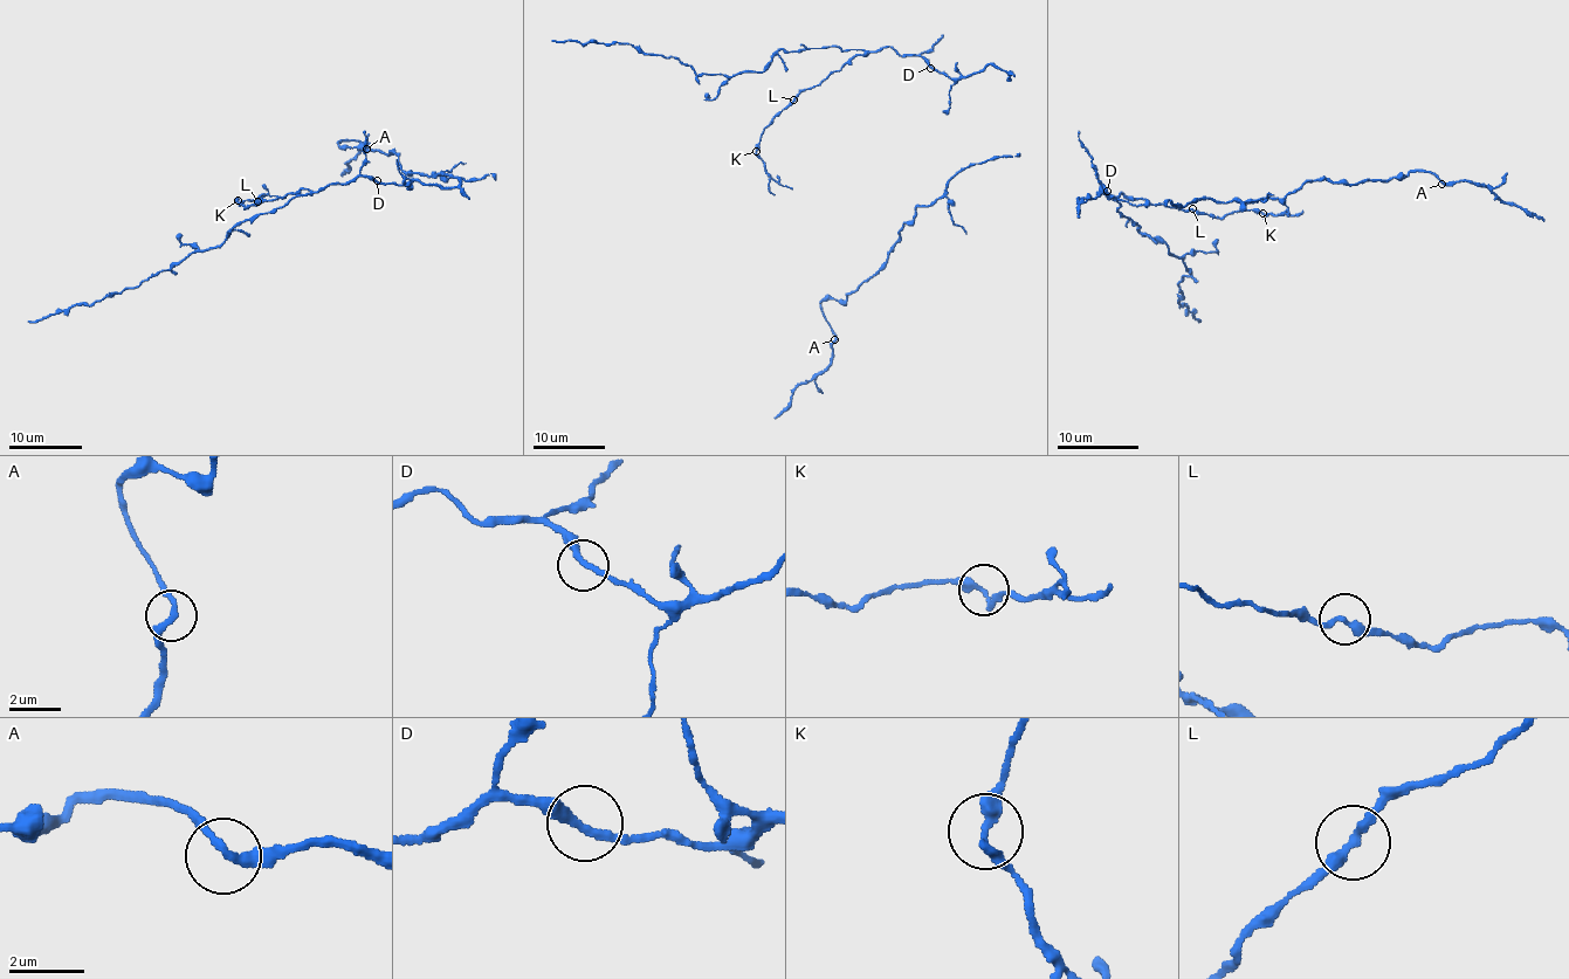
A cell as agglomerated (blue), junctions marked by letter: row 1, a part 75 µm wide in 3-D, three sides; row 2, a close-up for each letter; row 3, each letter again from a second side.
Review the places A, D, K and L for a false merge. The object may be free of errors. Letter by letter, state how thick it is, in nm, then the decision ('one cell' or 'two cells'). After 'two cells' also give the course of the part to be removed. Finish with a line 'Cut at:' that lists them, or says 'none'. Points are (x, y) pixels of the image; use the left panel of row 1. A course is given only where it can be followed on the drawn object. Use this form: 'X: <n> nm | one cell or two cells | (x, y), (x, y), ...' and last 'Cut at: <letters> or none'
A: 280 nm | one cell
D: 240 nm | one cell
K: 280 nm | one cell
L: 280 nm | one cell
Cut at: none

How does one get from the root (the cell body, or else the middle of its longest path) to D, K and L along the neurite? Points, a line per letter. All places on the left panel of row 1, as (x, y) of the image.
D: (405, 186), (406, 184), (382, 184), (377, 180)
K: (405, 186), (406, 184), (382, 184), (356, 176), (317, 191), (298, 188), (246, 208), (238, 201)
L: (405, 186), (406, 184), (382, 184), (356, 176), (317, 191), (298, 188), (270, 201), (257, 201)

